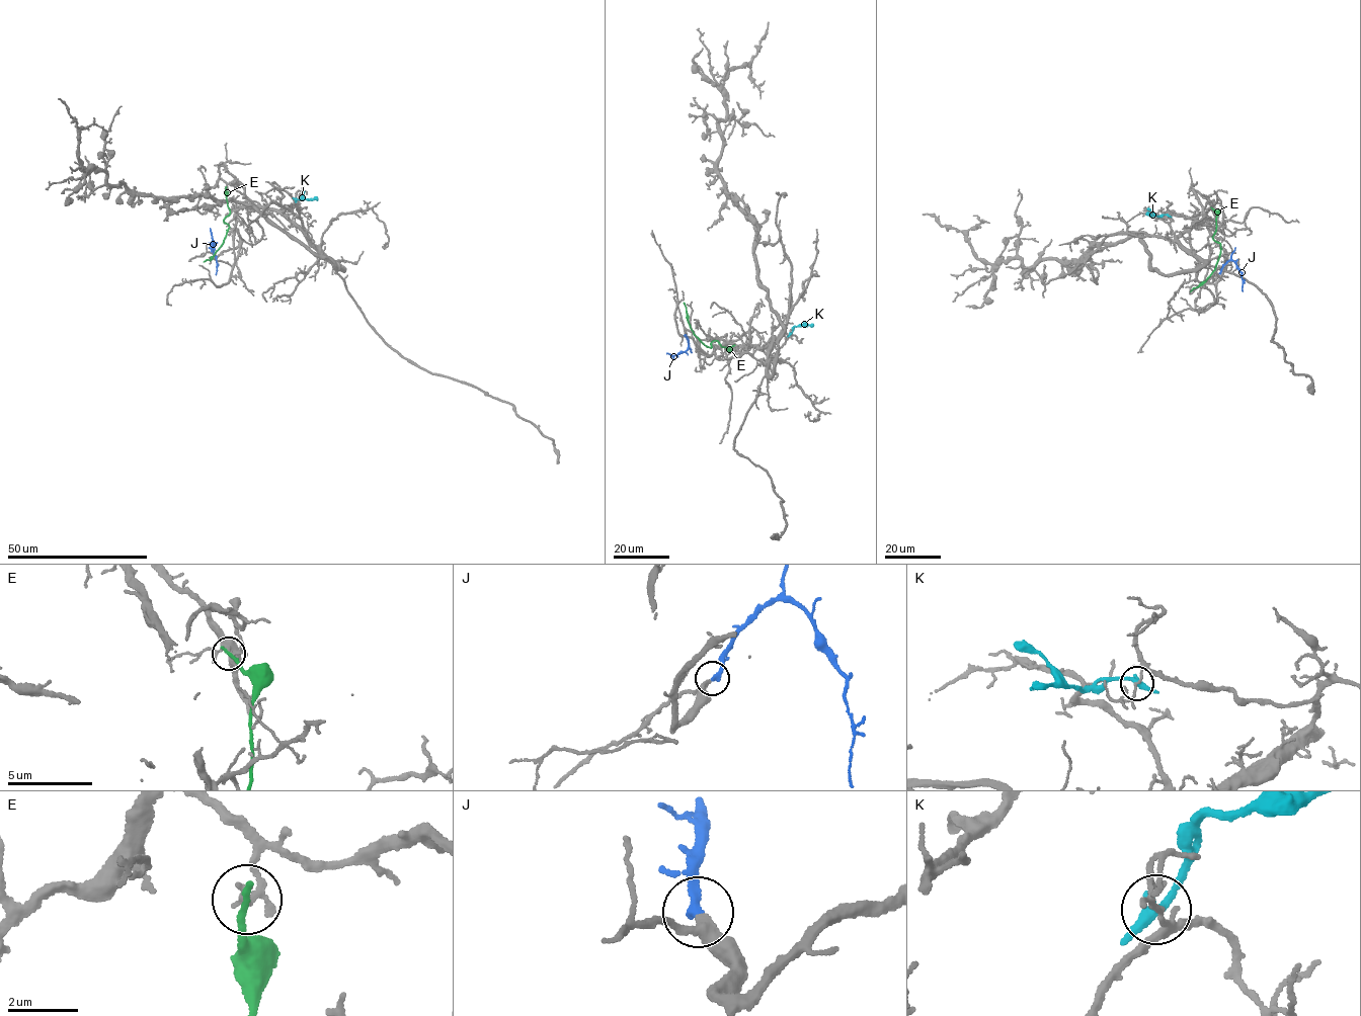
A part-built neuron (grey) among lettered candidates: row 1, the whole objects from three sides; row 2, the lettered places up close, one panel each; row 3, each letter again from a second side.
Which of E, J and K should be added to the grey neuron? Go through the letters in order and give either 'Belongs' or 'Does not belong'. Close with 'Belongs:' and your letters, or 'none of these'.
E: Does not belong
J: Belongs
K: Does not belong
Belongs: J

